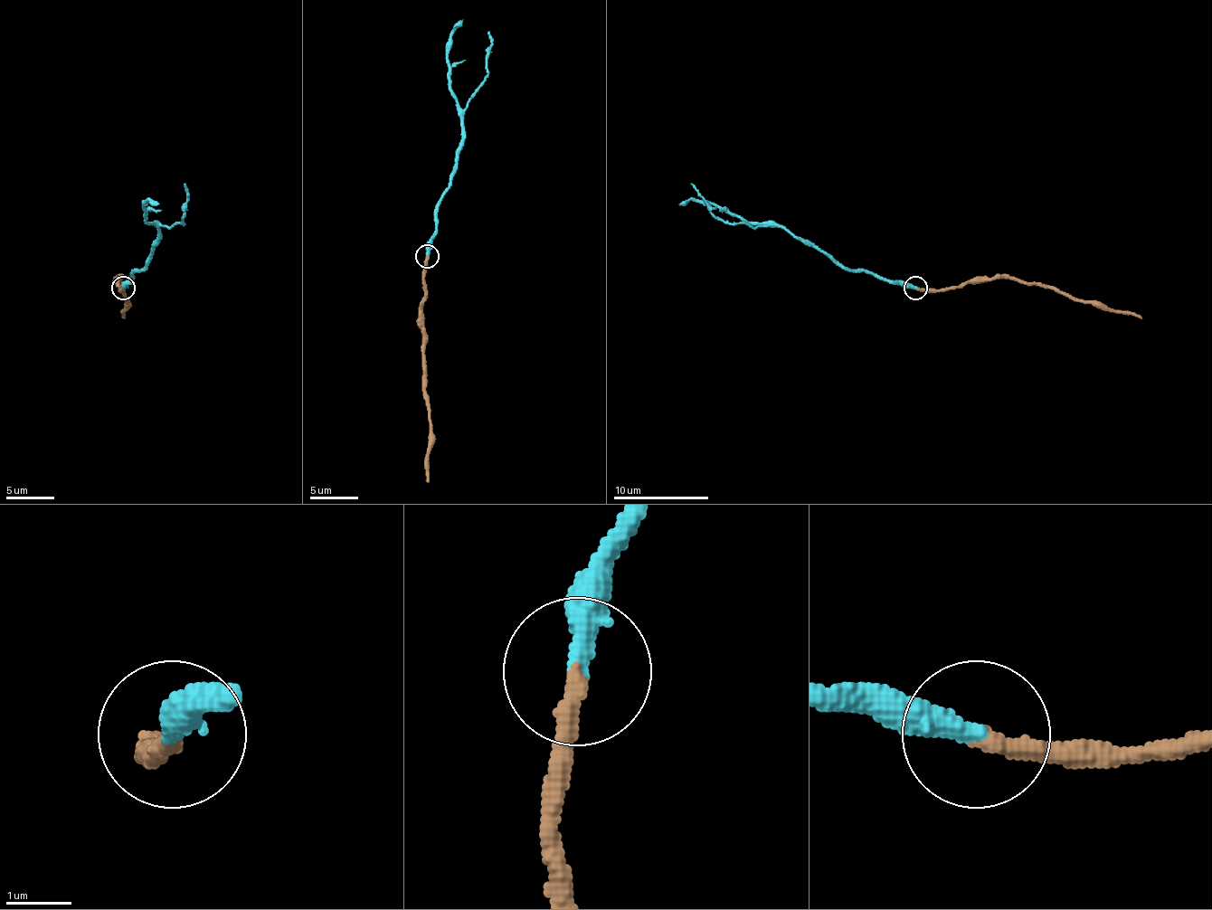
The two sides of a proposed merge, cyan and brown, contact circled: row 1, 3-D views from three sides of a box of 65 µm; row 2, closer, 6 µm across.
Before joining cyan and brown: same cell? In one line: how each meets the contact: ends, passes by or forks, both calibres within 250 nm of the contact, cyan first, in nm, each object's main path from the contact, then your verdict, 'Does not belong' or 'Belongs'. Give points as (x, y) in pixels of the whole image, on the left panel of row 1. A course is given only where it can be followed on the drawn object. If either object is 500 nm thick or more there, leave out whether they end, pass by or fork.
At the ring cyan ends. At the ring brown ends. Thickness 360 nm (cyan) against 280 nm. Course of cyan: (124, 288), (131, 276), (146, 267), (157, 241), (157, 226), (150, 223), (143, 207), (147, 200), (159, 204). Course of brown: (124, 288), (121, 290), (119, 279), (119, 286), (126, 300), (124, 319). Belongs

